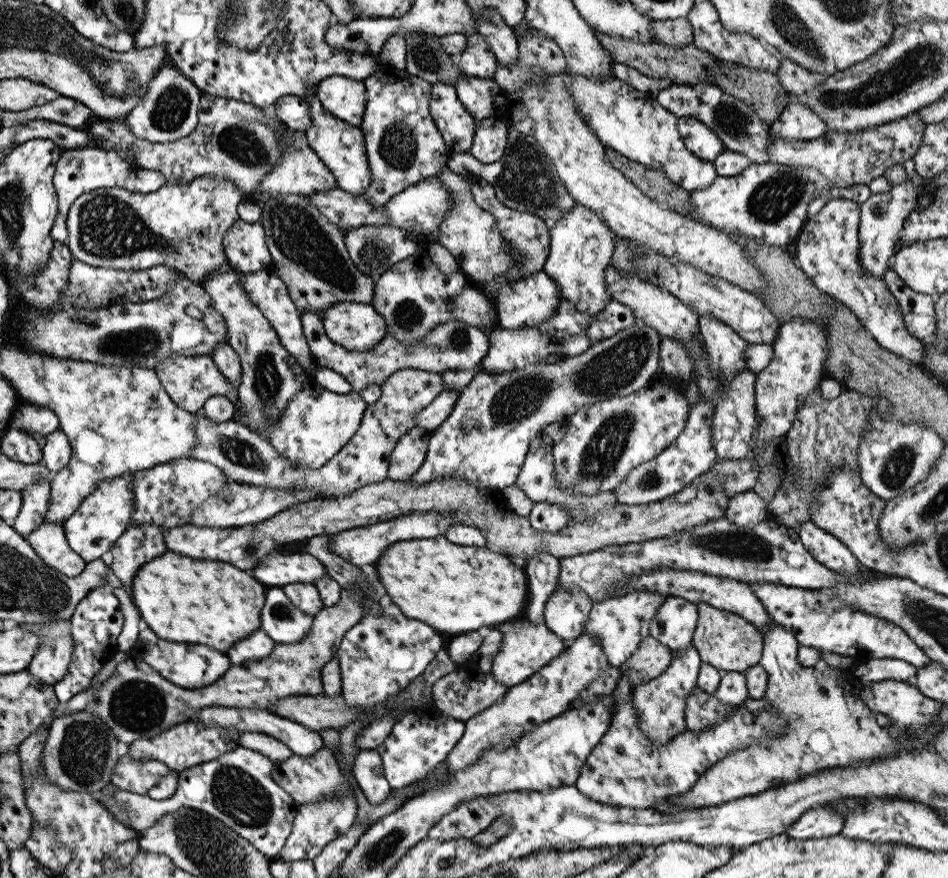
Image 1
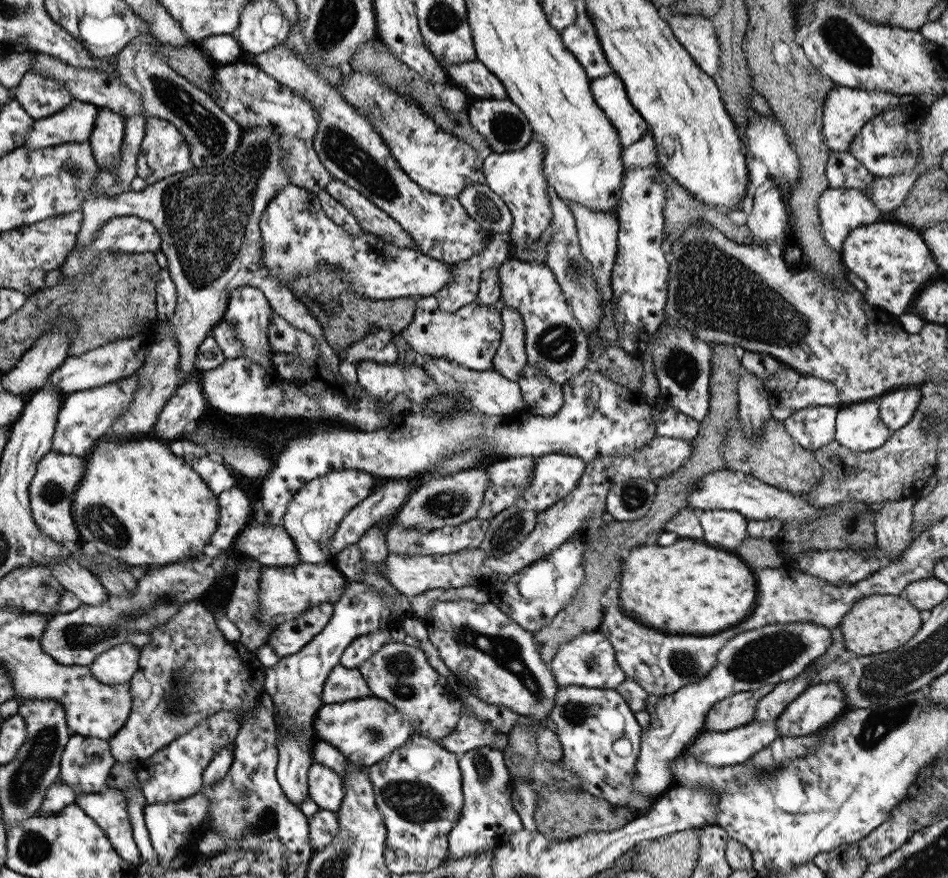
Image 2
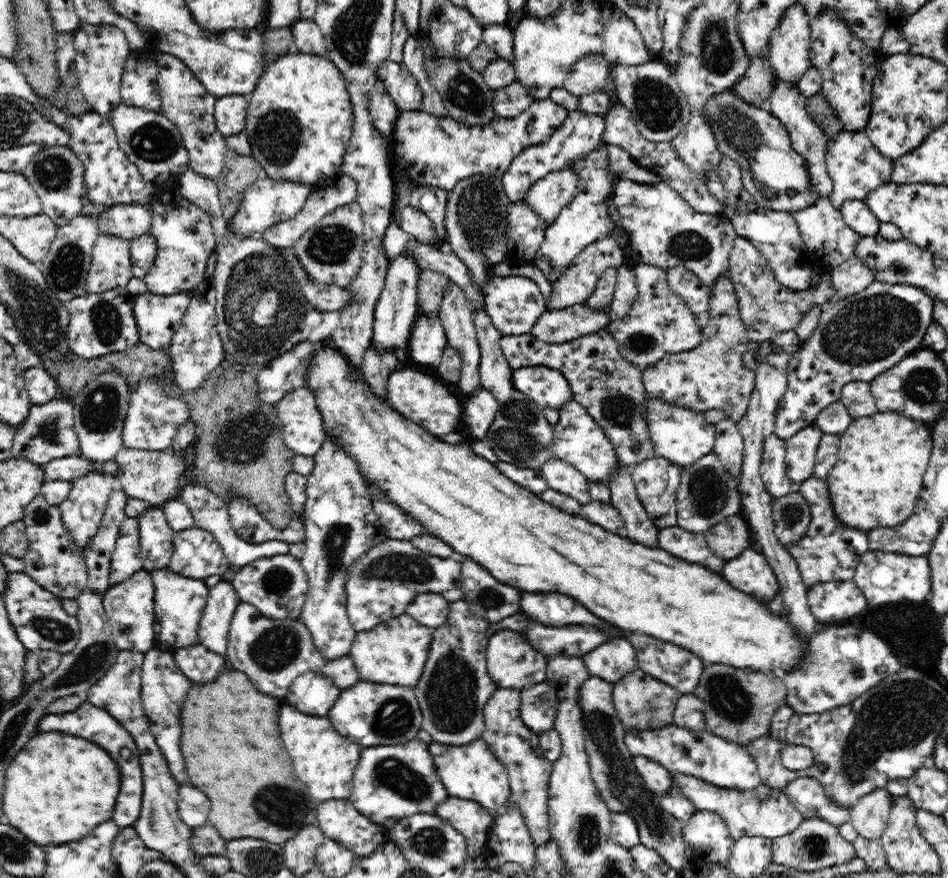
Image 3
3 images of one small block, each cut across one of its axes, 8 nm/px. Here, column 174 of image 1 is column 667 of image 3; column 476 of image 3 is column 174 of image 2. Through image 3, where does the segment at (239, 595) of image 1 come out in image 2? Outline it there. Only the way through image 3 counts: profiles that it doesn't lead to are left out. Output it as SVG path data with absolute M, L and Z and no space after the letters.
M150 438L101 439L83 457L84 471L74 490L71 515L79 541L93 551L116 558L129 566L163 566L201 553L218 524L216 496L203 479L182 459L169 451L169 442Z

